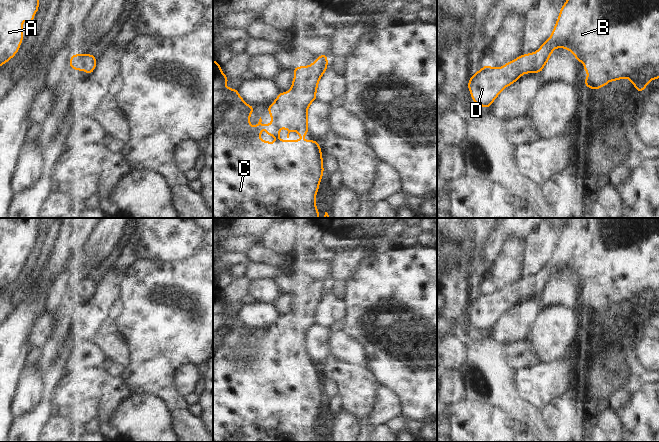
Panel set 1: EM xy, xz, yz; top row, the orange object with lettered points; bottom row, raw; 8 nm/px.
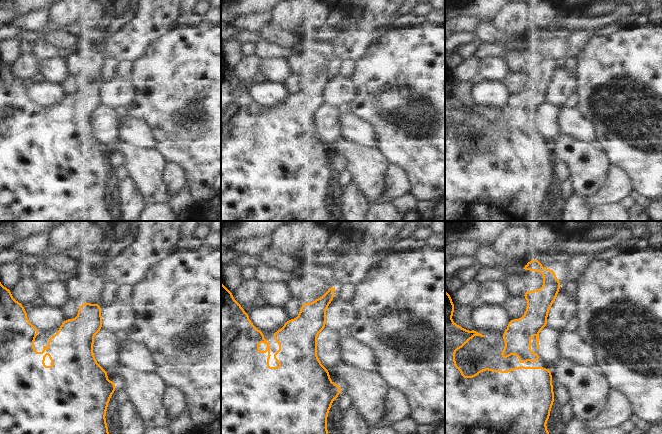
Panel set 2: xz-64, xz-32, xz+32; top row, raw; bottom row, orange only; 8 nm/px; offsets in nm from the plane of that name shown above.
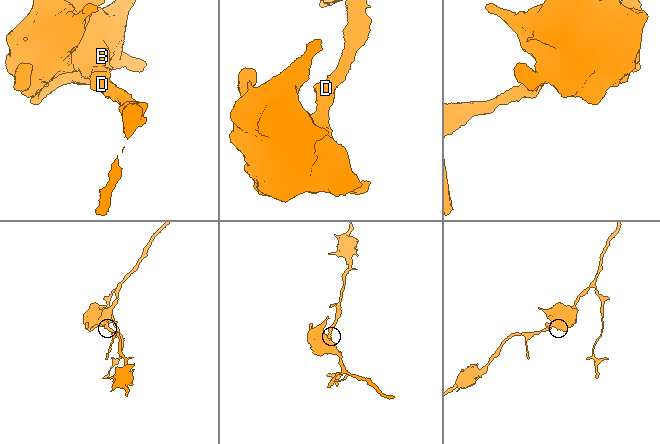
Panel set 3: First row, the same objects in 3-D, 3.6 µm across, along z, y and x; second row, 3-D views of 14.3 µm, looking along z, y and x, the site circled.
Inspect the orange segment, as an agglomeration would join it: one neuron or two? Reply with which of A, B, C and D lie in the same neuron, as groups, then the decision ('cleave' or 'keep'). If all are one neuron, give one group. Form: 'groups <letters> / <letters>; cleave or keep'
groups A B C D; keep

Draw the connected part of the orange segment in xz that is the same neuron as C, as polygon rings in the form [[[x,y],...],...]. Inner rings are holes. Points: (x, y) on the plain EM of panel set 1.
[[[322,277],[310,289],[293,292],[292,295],[295,300],[292,303],[291,312],[287,316],[280,316],[274,326],[267,330],[267,335],[271,340],[271,347],[263,349],[260,341],[259,346],[255,351],[250,349],[250,339],[254,336],[255,331],[248,329],[244,325],[244,323],[240,320],[238,313],[226,311],[226,307],[230,303],[222,296],[222,290],[220,290],[215,283],[213,283],[213,442],[319,442],[319,434],[316,430],[316,419],[319,415],[319,409],[324,398],[323,380],[321,377],[322,372],[317,364],[280,364],[279,361],[281,352],[285,352],[287,354],[287,362],[289,362],[289,357],[293,355],[296,355],[298,360],[301,362],[308,358],[308,333],[311,327],[317,324],[316,316],[319,304],[328,292],[328,283],[329,282]],[[263,352],[268,360],[273,360],[276,363],[274,367],[264,365],[260,362]]]

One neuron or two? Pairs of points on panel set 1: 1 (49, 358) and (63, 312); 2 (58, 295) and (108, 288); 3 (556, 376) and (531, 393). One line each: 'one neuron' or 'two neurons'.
1: one neuron
2: two neurons
3: one neuron

